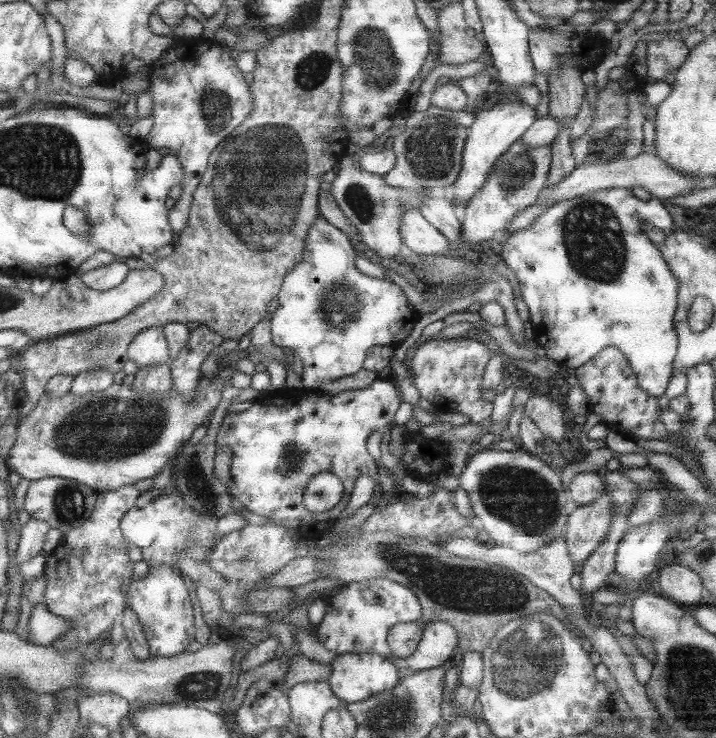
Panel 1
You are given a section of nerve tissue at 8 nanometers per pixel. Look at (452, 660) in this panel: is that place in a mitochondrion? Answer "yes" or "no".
no

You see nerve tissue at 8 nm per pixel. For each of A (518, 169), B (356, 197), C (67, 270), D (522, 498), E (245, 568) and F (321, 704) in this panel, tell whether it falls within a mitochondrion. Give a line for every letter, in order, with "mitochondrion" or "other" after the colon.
A: mitochondrion
B: mitochondrion
C: other
D: mitochondrion
E: mitochondrion
F: other

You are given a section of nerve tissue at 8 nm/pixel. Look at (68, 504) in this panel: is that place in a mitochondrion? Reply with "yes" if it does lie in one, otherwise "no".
yes

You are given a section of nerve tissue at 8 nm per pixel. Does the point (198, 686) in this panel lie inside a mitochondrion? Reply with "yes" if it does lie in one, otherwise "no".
yes

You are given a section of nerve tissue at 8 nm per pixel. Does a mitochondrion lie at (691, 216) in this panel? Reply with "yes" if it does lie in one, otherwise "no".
no

